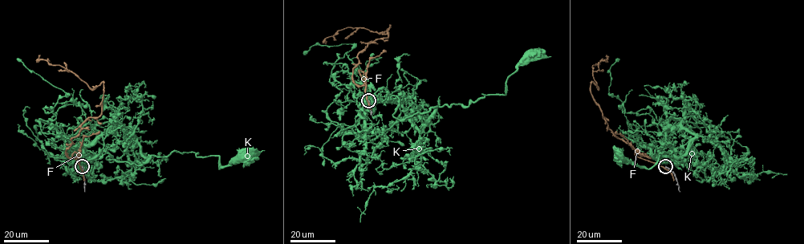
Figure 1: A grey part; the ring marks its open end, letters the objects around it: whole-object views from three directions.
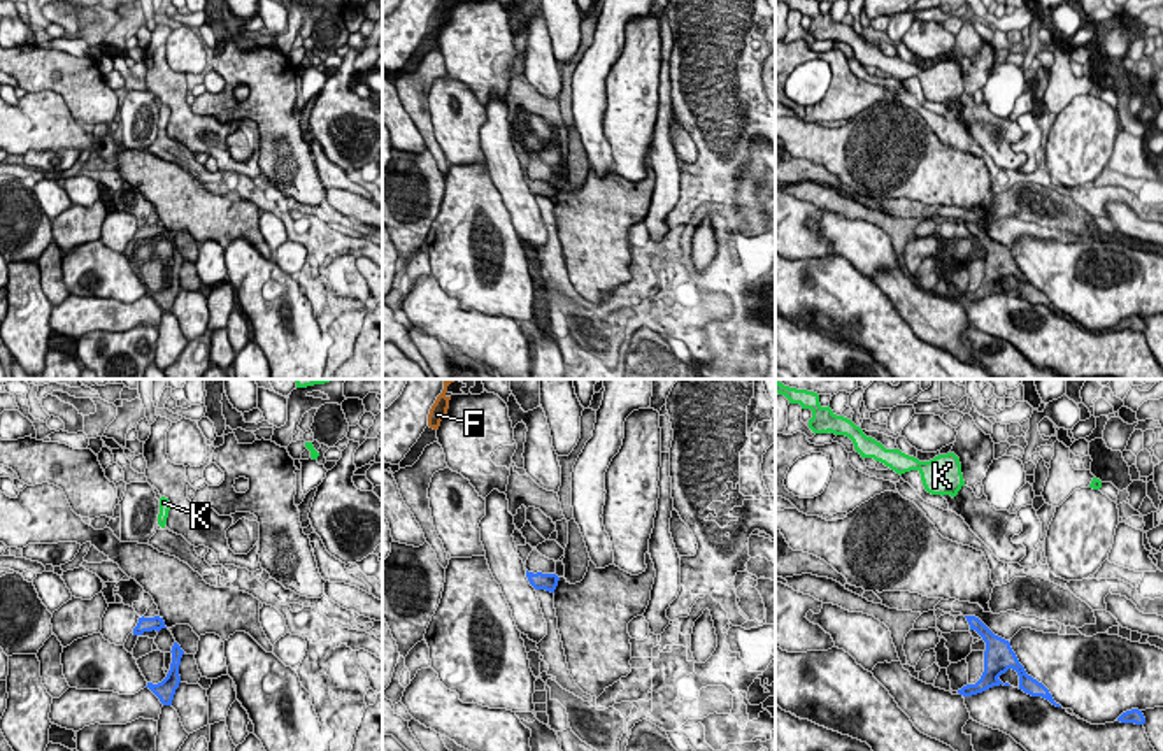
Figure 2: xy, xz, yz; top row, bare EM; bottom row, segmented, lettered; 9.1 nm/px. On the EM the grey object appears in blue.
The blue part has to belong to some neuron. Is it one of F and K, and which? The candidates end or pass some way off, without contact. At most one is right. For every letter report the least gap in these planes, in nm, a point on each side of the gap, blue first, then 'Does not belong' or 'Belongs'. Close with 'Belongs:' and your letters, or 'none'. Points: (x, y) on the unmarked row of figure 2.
F: Distance 850 nm. Across: xy (160, 307), (93, 372). Does not belong
K: Distance 800 nm. Across: xy (158, 223), (162, 134). Does not belong
Belongs: none

